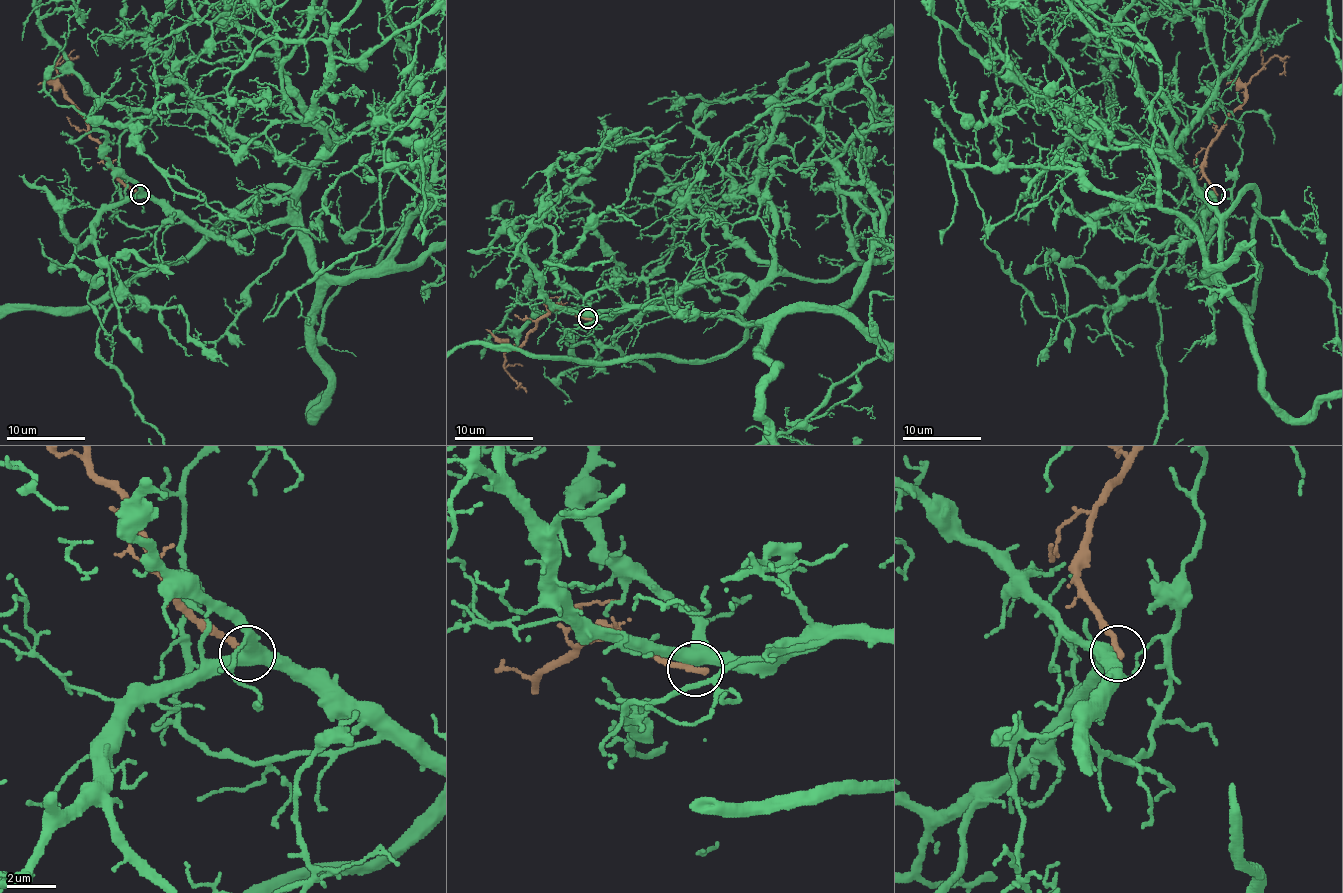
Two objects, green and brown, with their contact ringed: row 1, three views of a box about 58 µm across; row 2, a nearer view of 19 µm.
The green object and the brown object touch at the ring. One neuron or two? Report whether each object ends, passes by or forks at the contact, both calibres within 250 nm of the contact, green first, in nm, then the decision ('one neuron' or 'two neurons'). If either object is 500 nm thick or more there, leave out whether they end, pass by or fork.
green forks; brown ends; calibres 400 and 320 nm; two neurons

